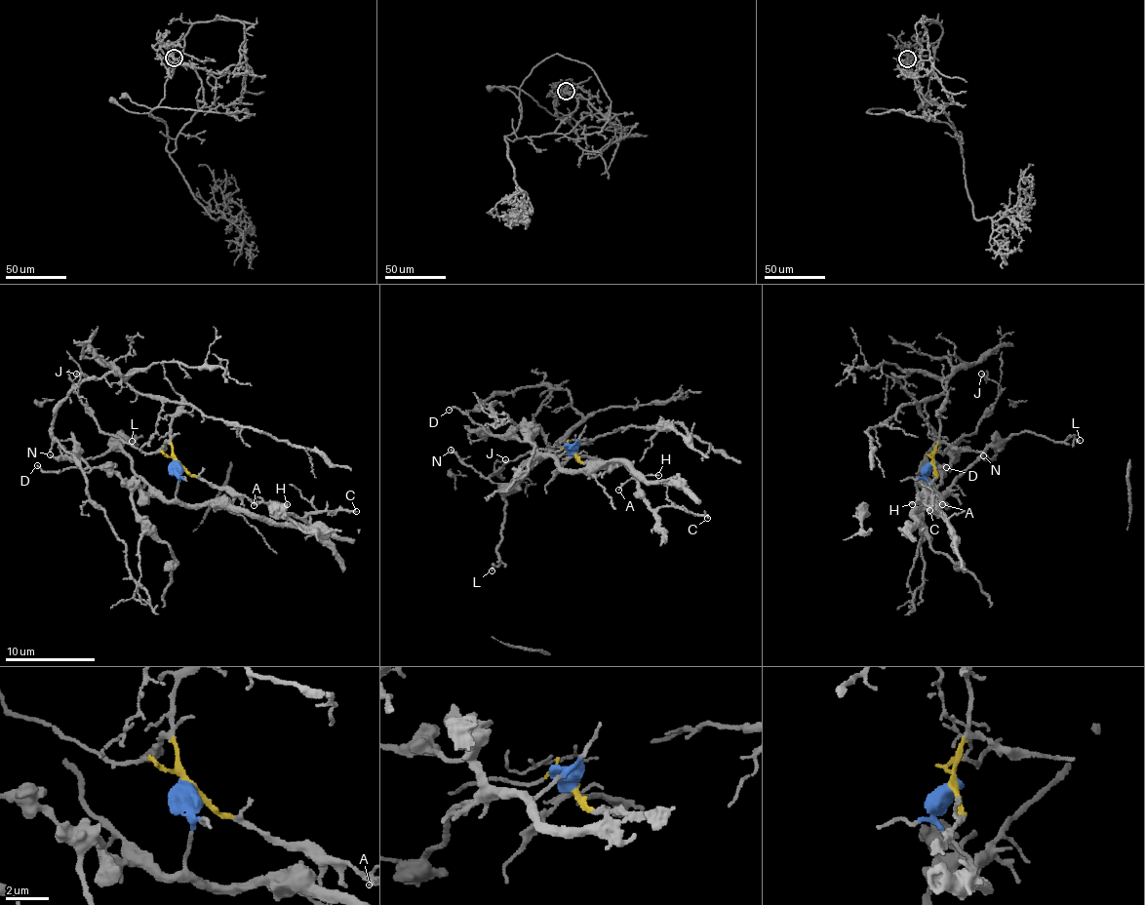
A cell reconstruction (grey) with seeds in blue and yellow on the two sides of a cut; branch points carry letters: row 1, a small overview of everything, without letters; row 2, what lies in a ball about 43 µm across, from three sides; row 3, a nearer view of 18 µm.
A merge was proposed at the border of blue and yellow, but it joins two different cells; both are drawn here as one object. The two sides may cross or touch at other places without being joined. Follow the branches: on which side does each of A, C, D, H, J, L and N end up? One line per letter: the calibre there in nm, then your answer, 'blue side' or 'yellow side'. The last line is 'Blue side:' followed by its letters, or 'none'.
A: 130 nm thick; yellow side
C: 180 nm thick; yellow side
D: 110 nm thick; blue side
H: 120 nm thick; yellow side
J: 120 nm thick; yellow side
L: 120 nm thick; blue side
N: 160 nm thick; blue side
Blue side: D, L, N

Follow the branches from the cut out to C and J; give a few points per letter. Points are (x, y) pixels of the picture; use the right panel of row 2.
C: (933, 462), (937, 474), (917, 495), (943, 516), (928, 510)
J: (933, 462), (931, 453), (946, 453), (947, 448), (972, 434), (1000, 391), (997, 382), (985, 380), (981, 373)

